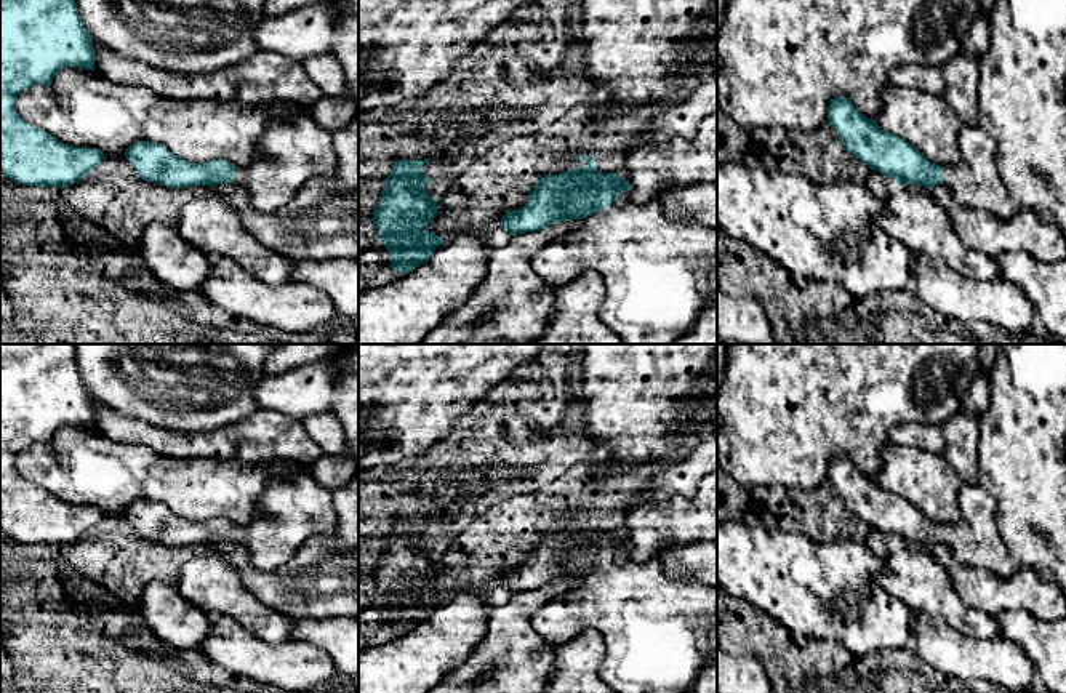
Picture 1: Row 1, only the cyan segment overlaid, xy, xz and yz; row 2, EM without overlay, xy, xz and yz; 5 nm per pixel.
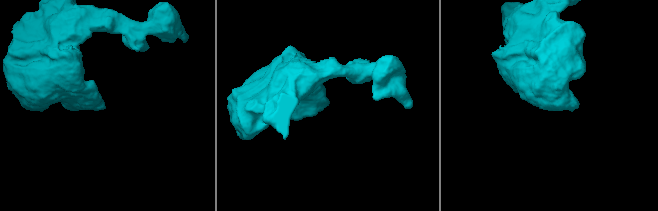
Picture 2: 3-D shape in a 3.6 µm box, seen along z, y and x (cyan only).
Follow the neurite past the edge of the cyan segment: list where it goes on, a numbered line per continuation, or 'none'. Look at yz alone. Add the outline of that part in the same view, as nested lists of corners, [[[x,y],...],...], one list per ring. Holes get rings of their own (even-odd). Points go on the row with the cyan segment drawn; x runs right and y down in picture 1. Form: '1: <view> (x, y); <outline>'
1: yz (975, 183); [[[962,123],[959,160],[943,168],[943,184],[964,208],[997,219],[1013,219],[1021,205],[1013,198],[996,165],[996,141],[980,126]]]

